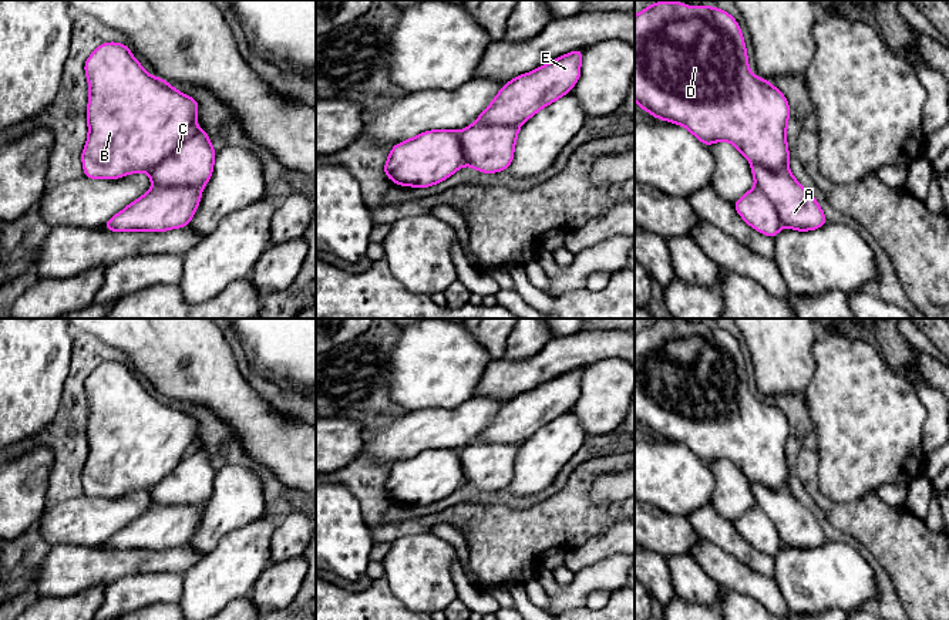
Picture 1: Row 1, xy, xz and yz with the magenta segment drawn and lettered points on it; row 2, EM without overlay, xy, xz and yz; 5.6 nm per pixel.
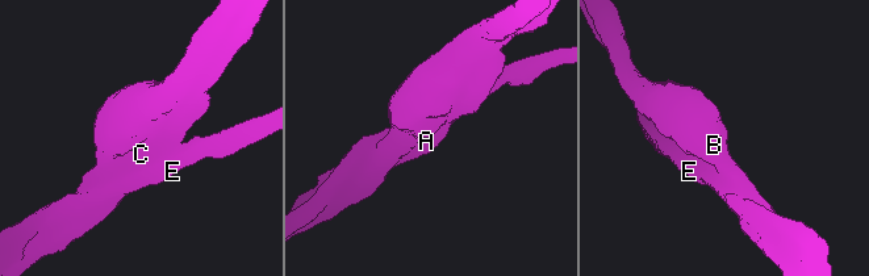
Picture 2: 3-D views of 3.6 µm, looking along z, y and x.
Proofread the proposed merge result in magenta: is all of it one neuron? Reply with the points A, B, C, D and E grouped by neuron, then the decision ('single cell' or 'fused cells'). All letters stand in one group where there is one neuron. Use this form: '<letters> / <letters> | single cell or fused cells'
A B C D / E | fused cells

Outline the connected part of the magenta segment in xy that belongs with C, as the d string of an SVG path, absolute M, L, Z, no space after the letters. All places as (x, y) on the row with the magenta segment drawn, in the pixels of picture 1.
M125 44L98 46L84 70L90 85L88 139L81 155L85 178L117 179L148 172L154 189L203 188L209 182L216 152L206 131L196 128L196 100L149 75Z

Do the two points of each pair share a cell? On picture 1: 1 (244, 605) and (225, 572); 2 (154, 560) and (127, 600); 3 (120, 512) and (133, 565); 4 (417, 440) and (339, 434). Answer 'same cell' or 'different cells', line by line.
1: different cells
2: different cells
3: different cells
4: different cells

